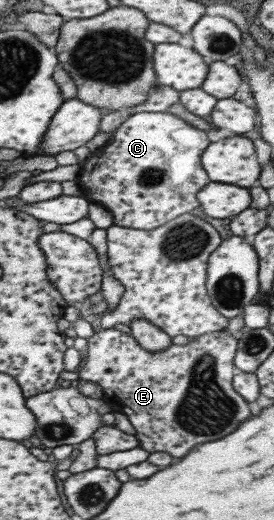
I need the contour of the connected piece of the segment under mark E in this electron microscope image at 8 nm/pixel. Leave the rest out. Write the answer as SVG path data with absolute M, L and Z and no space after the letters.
M102 328L102 331L94 333L90 338L87 338L87 355L83 359L81 366L78 368L77 375L78 380L86 380L88 382L94 382L102 388L102 399L114 412L120 412L126 416L129 420L132 428L134 428L134 436L137 438L137 442L140 444L139 447L143 448L148 454L151 452L167 452L174 458L182 458L188 454L188 450L196 444L202 444L202 442L208 442L208 440L218 440L230 432L237 430L237 426L248 420L250 415L250 408L248 408L248 402L246 402L233 388L231 385L231 378L238 372L234 366L233 357L236 353L237 340L228 334L227 331L215 331L207 332L207 334L200 336L192 336L194 339L189 341L185 346L175 346L170 344L168 349L160 352L148 352L140 348L138 344L130 334L118 331L113 328Z

